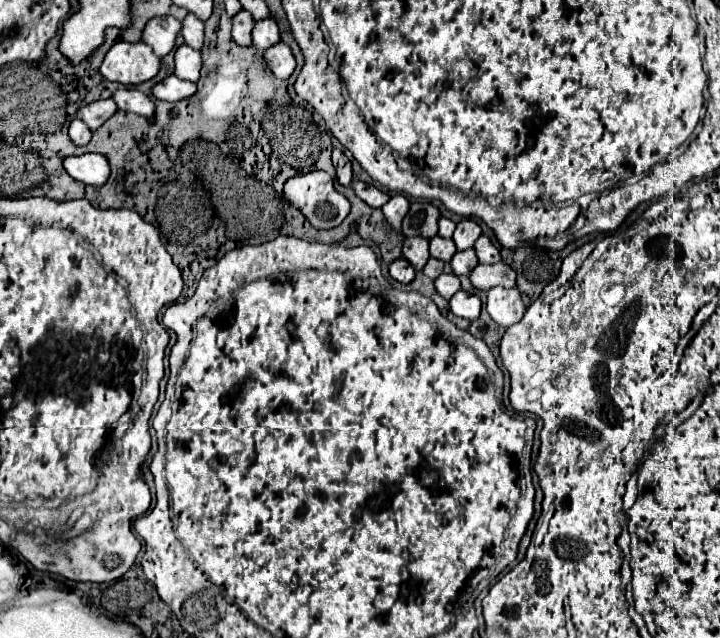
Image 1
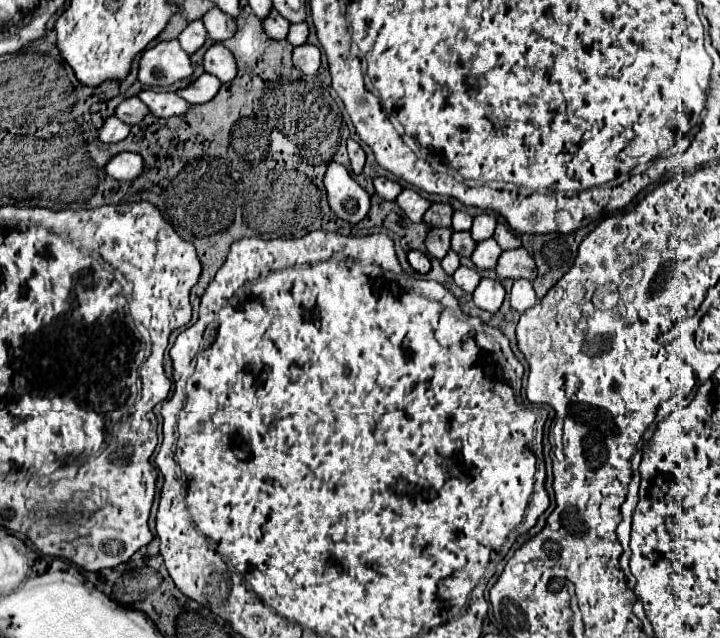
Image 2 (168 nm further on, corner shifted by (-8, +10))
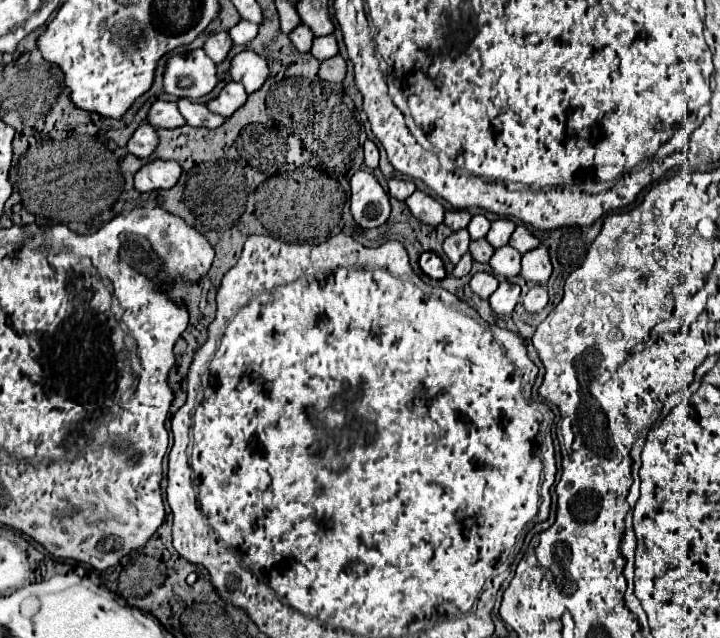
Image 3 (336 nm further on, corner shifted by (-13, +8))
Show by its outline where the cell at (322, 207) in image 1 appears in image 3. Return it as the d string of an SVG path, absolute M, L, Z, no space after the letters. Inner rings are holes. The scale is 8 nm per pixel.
M358 170L350 178L350 212L358 226L378 228L390 216L388 194L382 190L372 172Z

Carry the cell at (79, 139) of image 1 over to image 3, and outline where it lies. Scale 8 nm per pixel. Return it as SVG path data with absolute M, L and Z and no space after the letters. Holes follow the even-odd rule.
M140 124L136 130L134 130L134 134L128 138L128 142L126 142L126 148L128 148L128 152L130 154L134 154L134 156L138 156L138 158L148 158L150 154L152 154L152 150L154 150L154 144L158 144L156 142L158 138L156 138L156 130L150 126L150 124Z

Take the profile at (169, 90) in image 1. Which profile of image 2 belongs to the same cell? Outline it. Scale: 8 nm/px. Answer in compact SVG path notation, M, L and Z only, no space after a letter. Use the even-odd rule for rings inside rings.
M205 72L191 86L179 90L177 94L181 98L185 98L189 104L205 104L205 102L209 102L209 100L215 98L215 94L217 94L219 88L221 88L221 80L217 76L211 76L211 74Z

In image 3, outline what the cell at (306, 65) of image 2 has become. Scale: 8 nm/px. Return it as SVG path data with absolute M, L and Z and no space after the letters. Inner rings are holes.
M332 56L330 60L322 60L318 68L318 76L328 82L342 82L346 74L346 62L340 56Z

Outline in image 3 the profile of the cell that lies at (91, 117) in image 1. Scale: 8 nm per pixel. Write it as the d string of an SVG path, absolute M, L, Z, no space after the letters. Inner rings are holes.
M160 100L150 106L146 122L152 124L154 128L178 128L186 124L174 102L160 102Z

